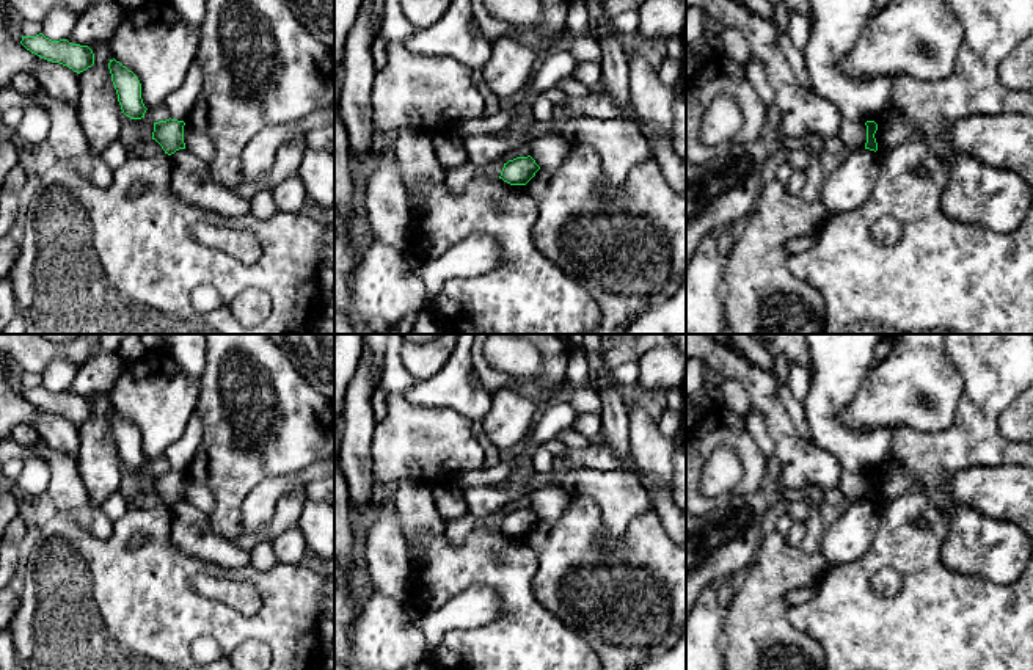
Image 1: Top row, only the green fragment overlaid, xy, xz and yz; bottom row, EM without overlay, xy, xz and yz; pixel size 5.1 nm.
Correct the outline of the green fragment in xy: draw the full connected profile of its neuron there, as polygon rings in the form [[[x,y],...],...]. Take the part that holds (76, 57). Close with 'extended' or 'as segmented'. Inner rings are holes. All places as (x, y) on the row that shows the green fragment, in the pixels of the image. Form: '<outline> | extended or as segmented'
[[[39,33],[36,36],[22,36],[20,44],[31,53],[68,66],[77,74],[94,64],[94,53],[88,46],[72,44],[68,39],[52,41]]] | as segmented

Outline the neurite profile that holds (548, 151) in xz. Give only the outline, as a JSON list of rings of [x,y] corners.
[[[546,133],[527,141],[529,155],[545,169],[559,166],[573,149],[573,144],[570,140],[554,133]]]

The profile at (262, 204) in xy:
[[[262,190],[256,193],[250,199],[250,202],[251,202],[251,213],[257,220],[267,220],[279,212],[270,190]]]

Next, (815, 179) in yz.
[[[805,133],[802,135],[802,140],[810,146],[810,163],[805,169],[805,185],[802,191],[799,193],[802,201],[805,202],[815,202],[821,196],[821,190],[824,185],[824,174],[823,174],[823,165],[821,158],[824,155],[824,140],[818,133]]]

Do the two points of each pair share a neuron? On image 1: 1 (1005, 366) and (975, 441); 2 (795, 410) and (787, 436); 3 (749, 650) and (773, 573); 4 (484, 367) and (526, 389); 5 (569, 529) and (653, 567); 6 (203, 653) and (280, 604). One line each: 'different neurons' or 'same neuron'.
1: same neuron
2: different neurons
3: same neuron
4: same neuron
5: same neuron
6: different neurons

